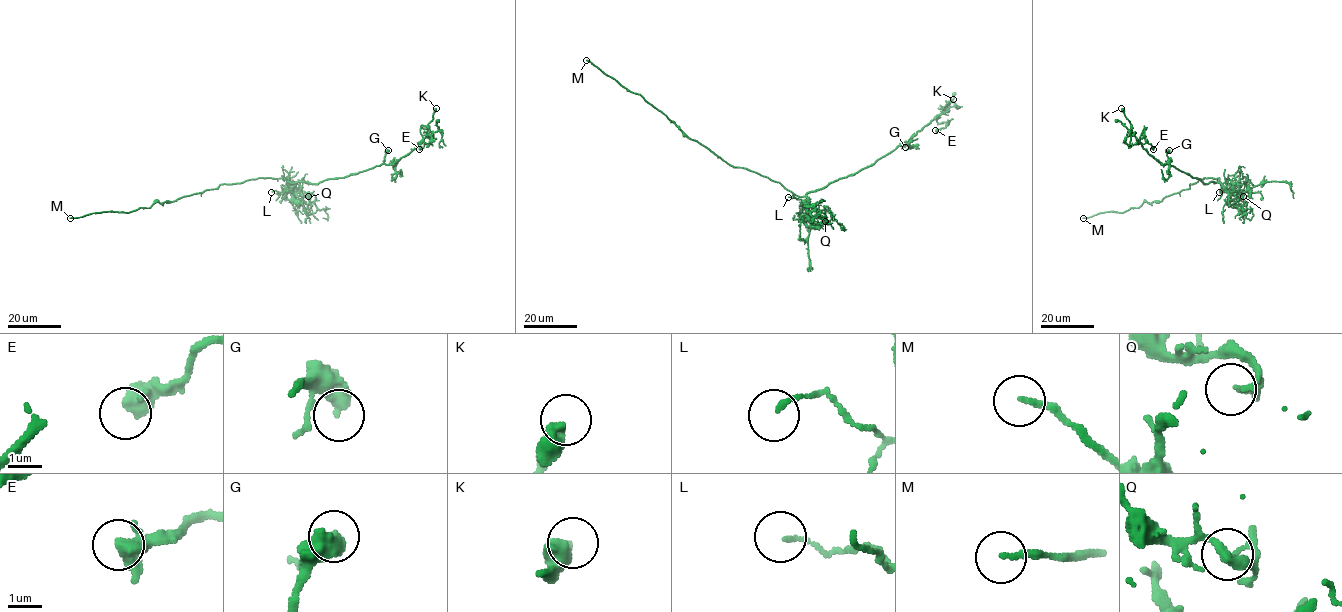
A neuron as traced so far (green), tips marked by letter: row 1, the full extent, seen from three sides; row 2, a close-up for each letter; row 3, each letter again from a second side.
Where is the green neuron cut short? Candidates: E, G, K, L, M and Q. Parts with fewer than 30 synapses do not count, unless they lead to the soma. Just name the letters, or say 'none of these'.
M, Q

